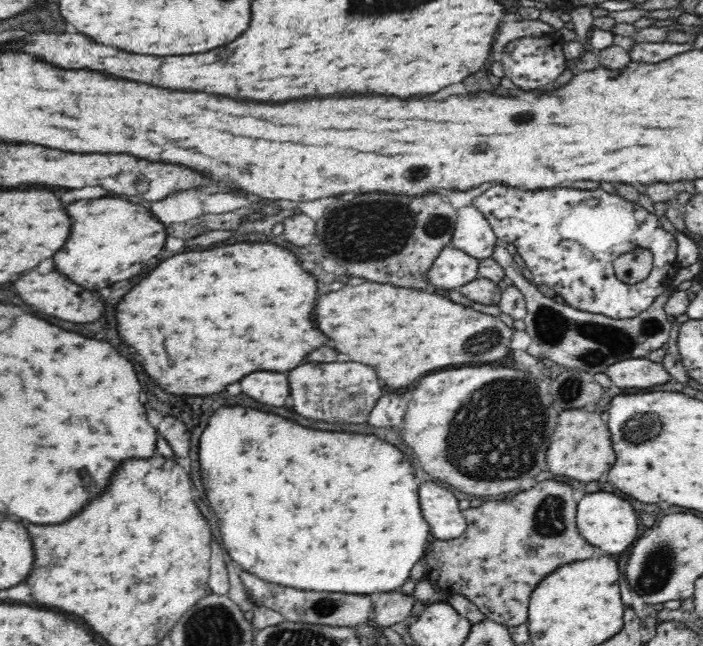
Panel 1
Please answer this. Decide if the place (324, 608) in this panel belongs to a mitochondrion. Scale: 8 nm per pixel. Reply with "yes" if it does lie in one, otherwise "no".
yes

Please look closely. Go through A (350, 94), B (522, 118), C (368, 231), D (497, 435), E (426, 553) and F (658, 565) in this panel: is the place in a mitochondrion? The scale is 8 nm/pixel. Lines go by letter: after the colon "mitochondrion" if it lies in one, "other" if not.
A: other
B: other
C: mitochondrion
D: mitochondrion
E: other
F: mitochondrion

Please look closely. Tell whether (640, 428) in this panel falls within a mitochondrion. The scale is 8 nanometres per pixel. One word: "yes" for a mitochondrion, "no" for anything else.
yes

